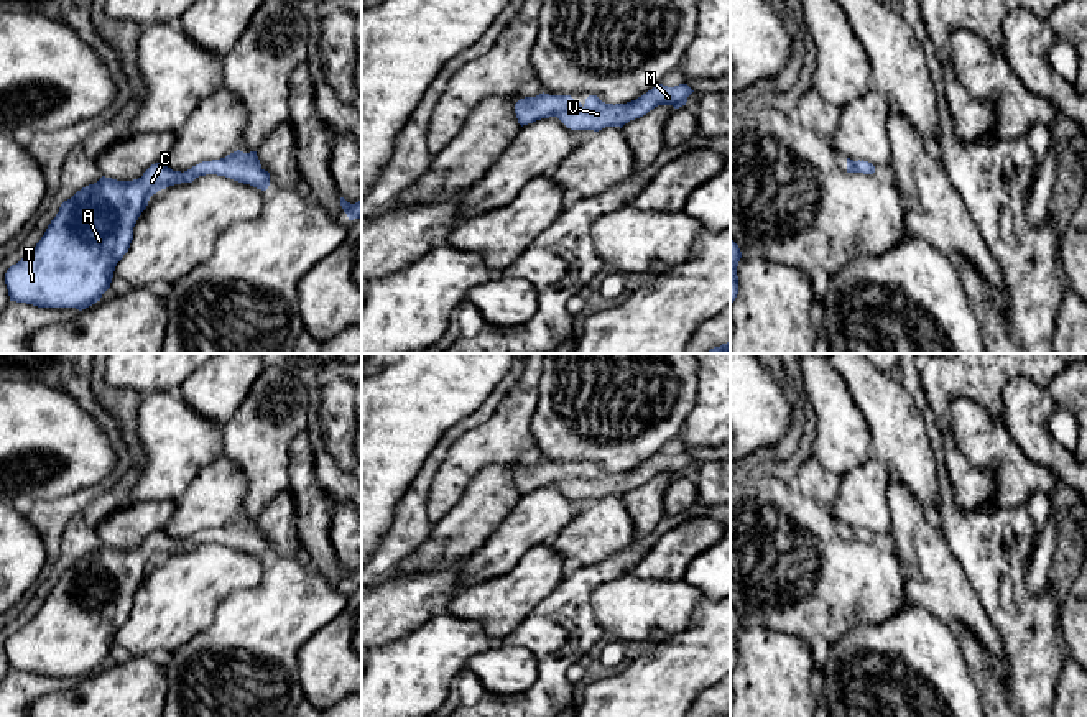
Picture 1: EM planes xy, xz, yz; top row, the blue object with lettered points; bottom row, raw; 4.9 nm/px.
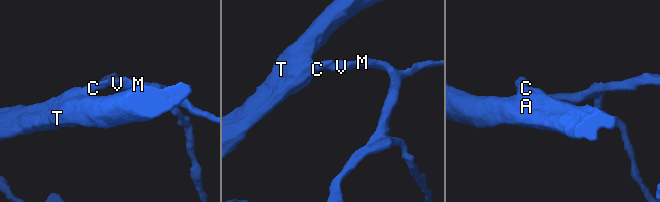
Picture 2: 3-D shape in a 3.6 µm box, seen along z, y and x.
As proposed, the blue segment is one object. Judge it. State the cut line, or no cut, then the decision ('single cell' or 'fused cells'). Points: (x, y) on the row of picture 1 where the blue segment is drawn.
no cut; single cell

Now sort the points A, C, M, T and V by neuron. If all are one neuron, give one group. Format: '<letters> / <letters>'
A C M T V

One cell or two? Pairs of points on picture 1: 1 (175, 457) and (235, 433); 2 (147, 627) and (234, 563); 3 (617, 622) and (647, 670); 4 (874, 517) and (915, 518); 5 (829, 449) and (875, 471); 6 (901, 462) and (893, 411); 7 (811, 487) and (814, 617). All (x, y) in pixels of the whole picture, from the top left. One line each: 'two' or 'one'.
1: two
2: one
3: two
4: two
5: two
6: one
7: two

